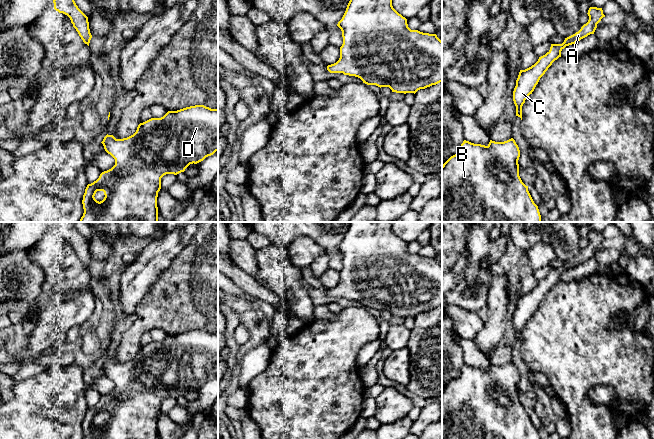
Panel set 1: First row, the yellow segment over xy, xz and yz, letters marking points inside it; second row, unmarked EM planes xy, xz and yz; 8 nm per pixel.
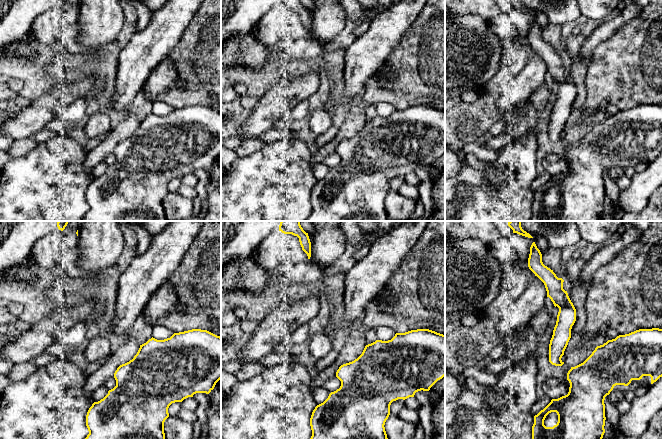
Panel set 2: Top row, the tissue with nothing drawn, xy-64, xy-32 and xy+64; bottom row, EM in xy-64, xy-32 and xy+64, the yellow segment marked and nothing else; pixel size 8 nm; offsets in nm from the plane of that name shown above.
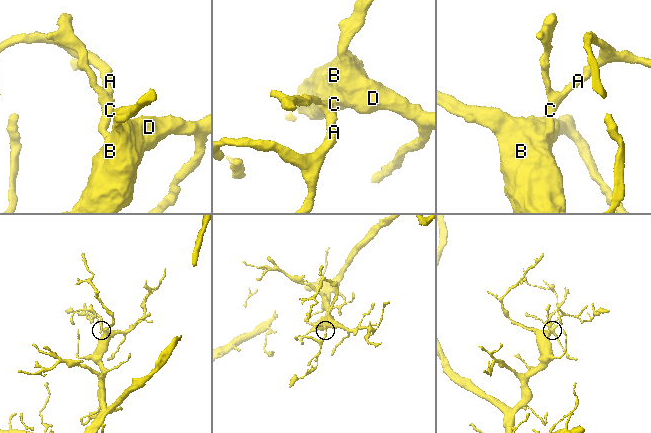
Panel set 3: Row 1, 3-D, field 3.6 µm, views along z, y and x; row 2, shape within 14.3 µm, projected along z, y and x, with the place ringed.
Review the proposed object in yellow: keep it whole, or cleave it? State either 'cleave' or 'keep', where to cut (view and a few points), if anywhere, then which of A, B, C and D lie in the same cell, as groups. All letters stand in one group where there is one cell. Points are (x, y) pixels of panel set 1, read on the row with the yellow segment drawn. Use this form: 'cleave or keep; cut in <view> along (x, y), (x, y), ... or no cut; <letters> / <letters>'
keep; no cut; A B C D

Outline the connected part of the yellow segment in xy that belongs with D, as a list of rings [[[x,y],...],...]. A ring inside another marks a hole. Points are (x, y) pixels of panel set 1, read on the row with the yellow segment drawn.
[[[195,105],[168,111],[161,118],[151,118],[140,123],[136,132],[127,138],[116,139],[107,134],[101,143],[115,159],[115,165],[87,185],[82,200],[84,213],[79,222],[158,222],[157,197],[161,178],[166,174],[184,172],[190,164],[197,164],[218,151],[218,109]],[[97,191],[103,191],[105,195],[100,202],[94,197]]]

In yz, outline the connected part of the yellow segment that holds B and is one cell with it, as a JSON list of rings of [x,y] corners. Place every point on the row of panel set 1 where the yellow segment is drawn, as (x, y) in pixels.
[[[513,138],[504,142],[490,140],[487,146],[464,140],[459,151],[442,165],[442,222],[541,222],[538,206],[519,176],[519,157],[520,150]]]

